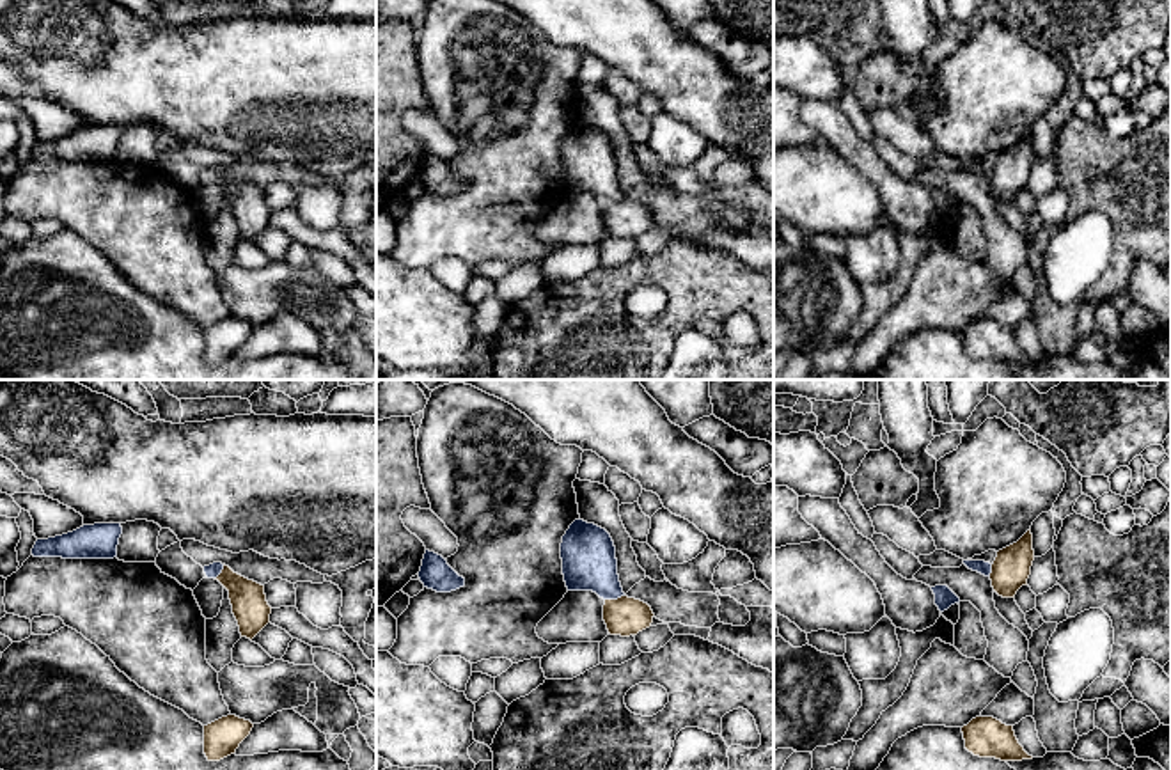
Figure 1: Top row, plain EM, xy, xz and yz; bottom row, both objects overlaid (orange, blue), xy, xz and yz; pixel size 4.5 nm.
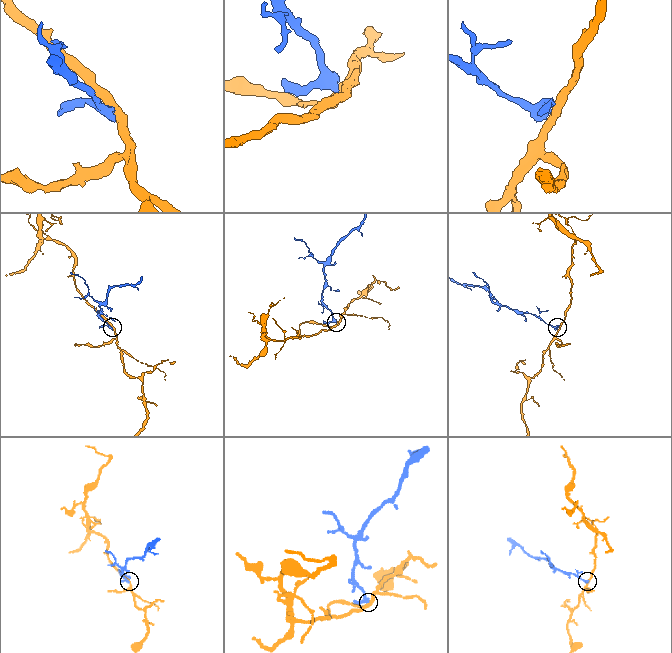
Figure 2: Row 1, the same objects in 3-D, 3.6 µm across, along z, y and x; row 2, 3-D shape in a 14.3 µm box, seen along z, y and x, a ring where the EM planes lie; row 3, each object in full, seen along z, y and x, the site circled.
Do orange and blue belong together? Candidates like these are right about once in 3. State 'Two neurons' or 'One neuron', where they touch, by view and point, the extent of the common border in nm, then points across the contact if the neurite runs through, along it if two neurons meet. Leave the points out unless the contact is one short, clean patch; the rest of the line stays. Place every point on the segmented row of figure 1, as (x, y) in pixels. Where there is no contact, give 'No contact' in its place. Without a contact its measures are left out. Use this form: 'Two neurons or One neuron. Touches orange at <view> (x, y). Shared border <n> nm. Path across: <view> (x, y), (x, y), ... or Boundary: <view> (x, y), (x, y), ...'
Two neurons. Touches orange at xz (614, 600). Shared border 90 nm

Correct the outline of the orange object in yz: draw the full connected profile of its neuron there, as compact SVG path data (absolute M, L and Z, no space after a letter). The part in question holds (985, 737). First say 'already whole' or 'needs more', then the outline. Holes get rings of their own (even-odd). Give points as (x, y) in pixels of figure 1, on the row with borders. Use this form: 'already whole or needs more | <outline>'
already whole | M976 717L962 727L965 749L979 758L1001 761L1033 759L1018 743L1013 726L994 717Z

